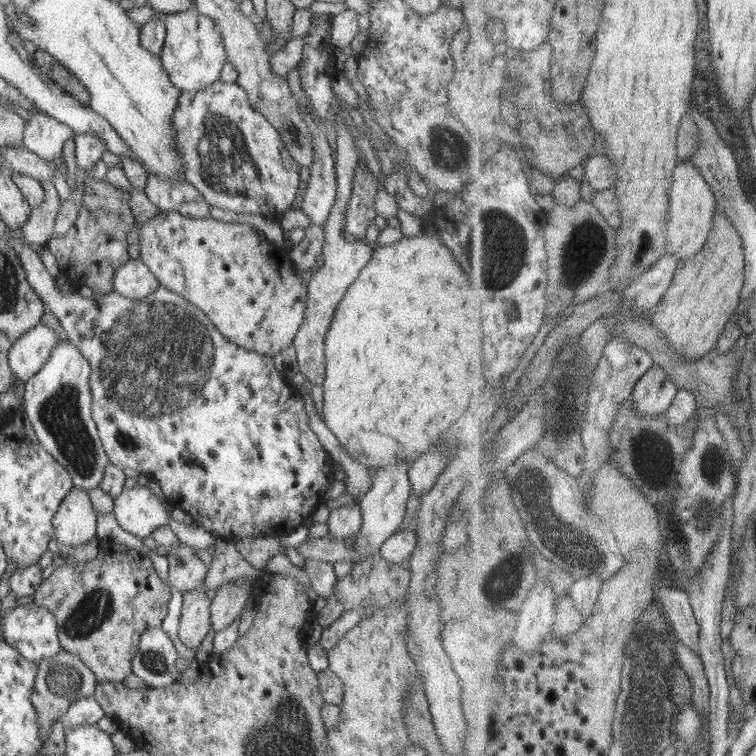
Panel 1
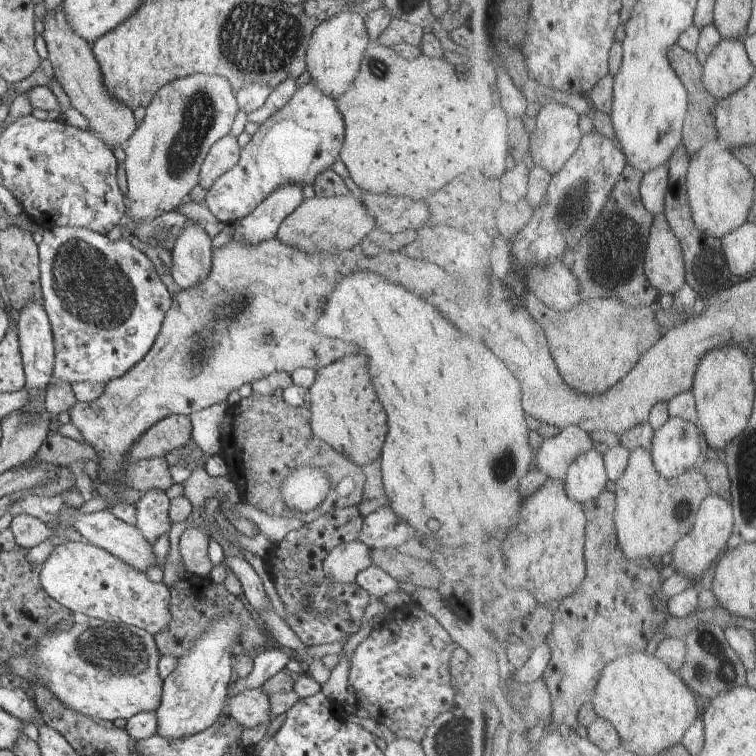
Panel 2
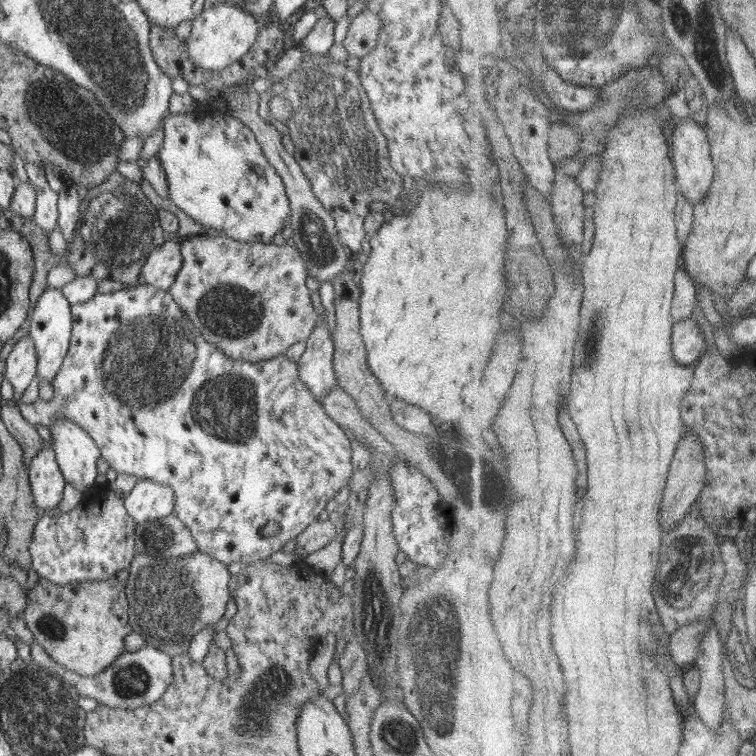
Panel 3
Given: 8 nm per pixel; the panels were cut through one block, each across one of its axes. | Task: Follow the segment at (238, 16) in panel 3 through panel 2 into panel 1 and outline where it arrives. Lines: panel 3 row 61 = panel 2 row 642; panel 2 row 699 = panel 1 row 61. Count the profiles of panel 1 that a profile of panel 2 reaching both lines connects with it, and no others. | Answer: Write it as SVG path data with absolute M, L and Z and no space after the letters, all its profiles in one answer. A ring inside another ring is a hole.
M196 9L165 16L166 40L158 55L168 78L181 91L198 91L220 78L227 53L214 19L200 14Z

